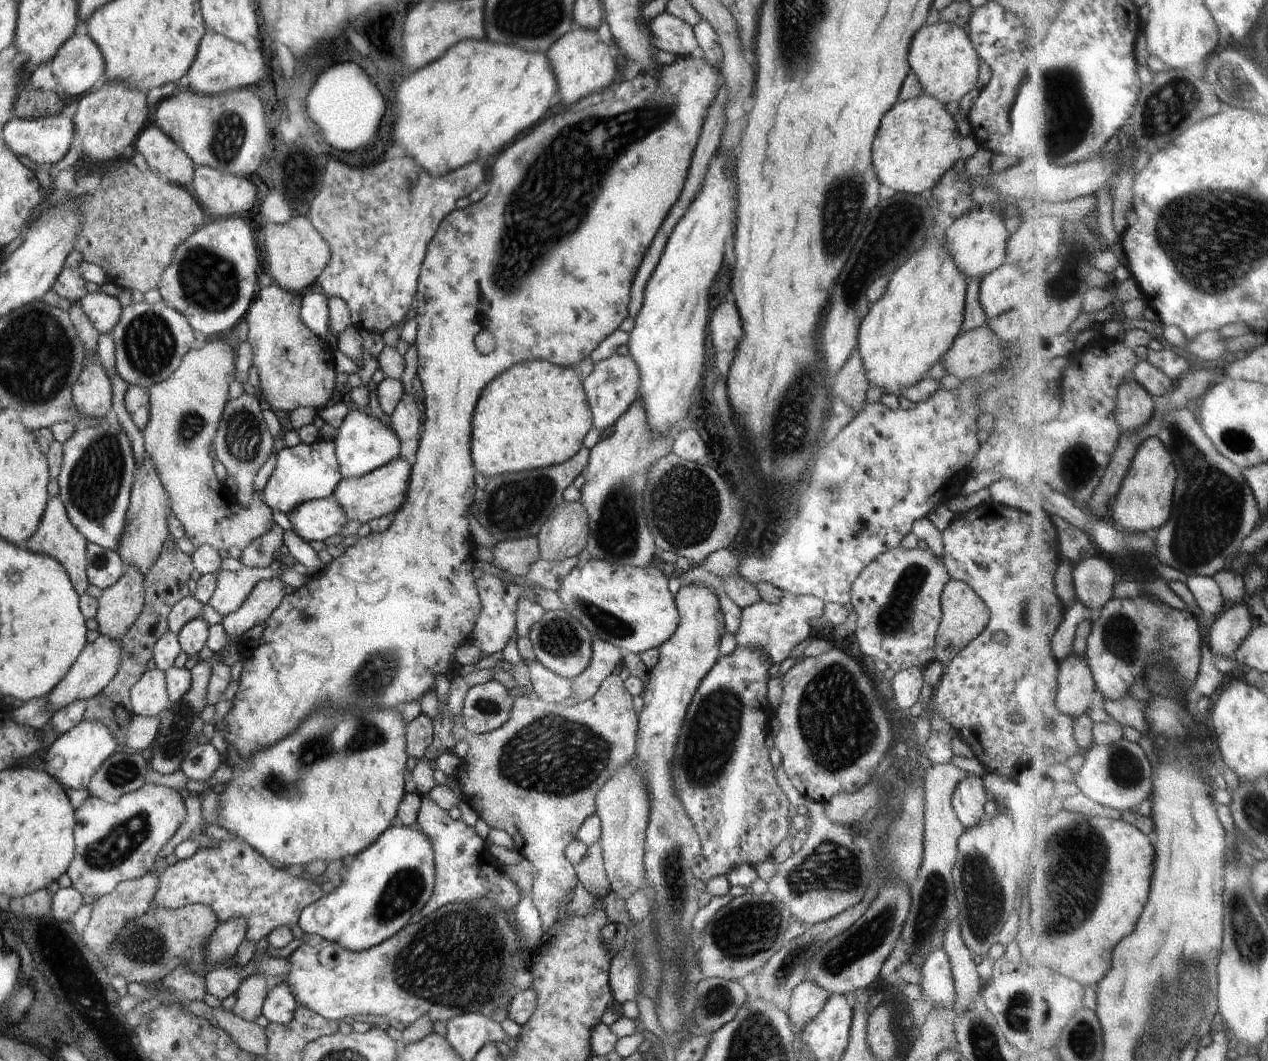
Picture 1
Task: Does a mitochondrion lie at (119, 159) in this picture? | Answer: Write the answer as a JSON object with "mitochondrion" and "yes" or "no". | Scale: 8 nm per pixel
{"mitochondrion":"no"}

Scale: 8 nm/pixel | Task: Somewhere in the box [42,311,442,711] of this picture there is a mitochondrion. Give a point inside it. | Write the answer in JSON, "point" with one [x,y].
{"point":[95,482]}

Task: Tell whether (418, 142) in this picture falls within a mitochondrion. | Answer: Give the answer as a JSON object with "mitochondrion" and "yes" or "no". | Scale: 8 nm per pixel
{"mitochondrion":"no"}

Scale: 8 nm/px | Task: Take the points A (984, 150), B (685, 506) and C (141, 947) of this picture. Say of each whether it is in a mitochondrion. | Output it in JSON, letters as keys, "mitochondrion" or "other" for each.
{"A":"other","B":"mitochondrion","C":"mitochondrion"}

